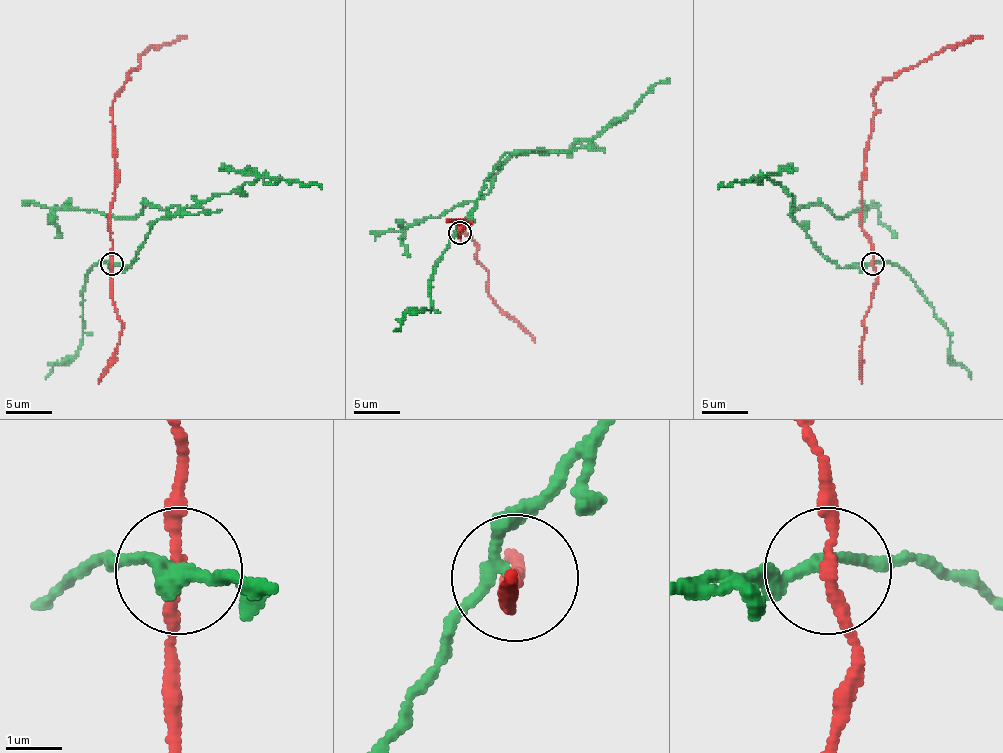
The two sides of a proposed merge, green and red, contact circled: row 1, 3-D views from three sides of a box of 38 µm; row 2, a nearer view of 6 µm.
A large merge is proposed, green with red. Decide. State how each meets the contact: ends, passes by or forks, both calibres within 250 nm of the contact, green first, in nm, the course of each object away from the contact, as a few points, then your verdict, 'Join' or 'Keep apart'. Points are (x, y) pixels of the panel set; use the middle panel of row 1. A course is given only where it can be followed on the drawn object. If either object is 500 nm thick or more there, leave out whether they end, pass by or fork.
At the ring green passes by. At the ring red passes by. Thickness 170 nm (green) against 190 nm. Course of green: (458, 233), (497, 161), (514, 152), (479, 198), (405, 231), (400, 243), (409, 256). Course of red: (460, 233), (463, 222), (460, 236), (477, 245), (488, 273), (488, 296), (535, 342). Keep apart

